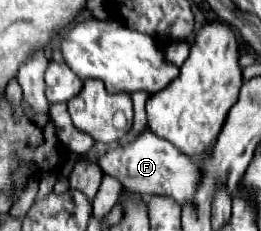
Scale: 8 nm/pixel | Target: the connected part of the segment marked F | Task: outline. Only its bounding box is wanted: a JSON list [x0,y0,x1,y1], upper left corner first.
[98,129,202,205]

